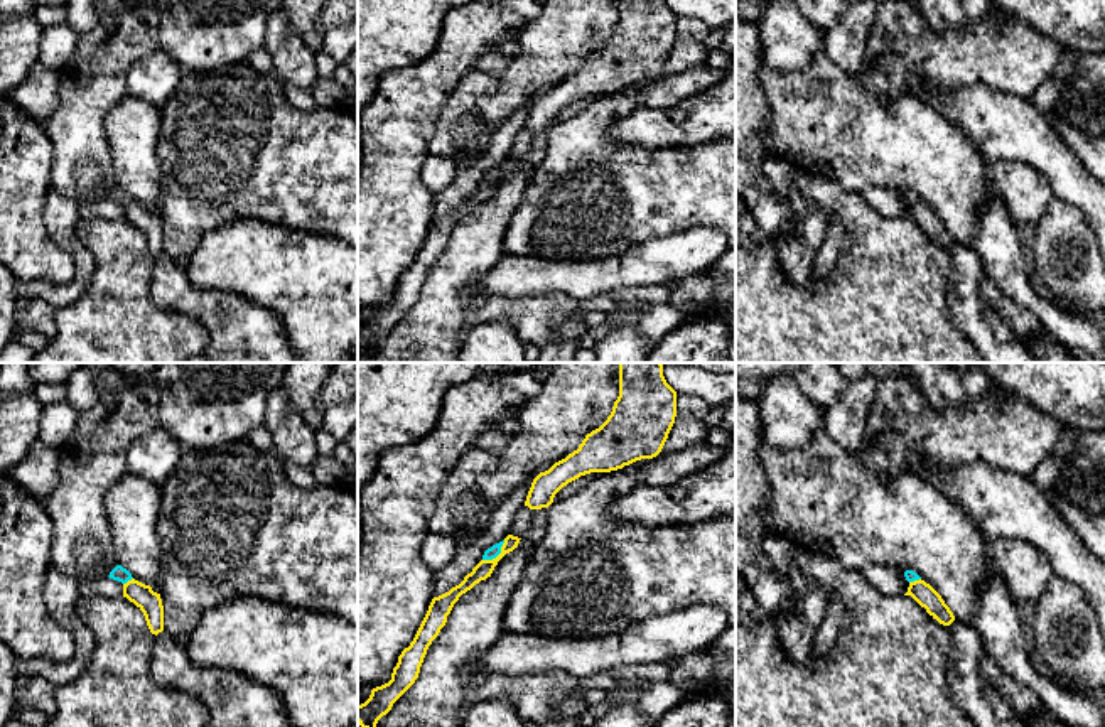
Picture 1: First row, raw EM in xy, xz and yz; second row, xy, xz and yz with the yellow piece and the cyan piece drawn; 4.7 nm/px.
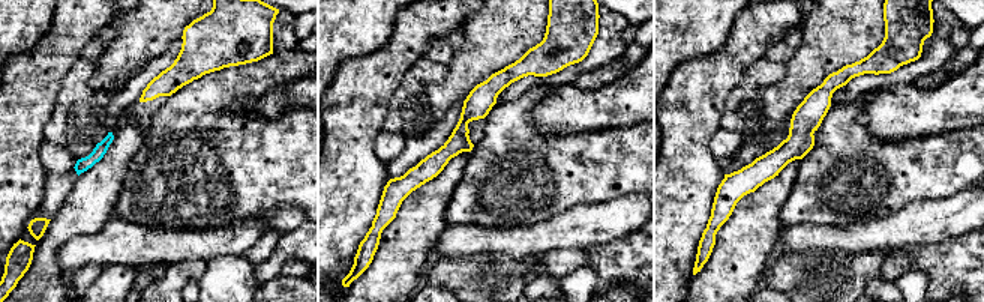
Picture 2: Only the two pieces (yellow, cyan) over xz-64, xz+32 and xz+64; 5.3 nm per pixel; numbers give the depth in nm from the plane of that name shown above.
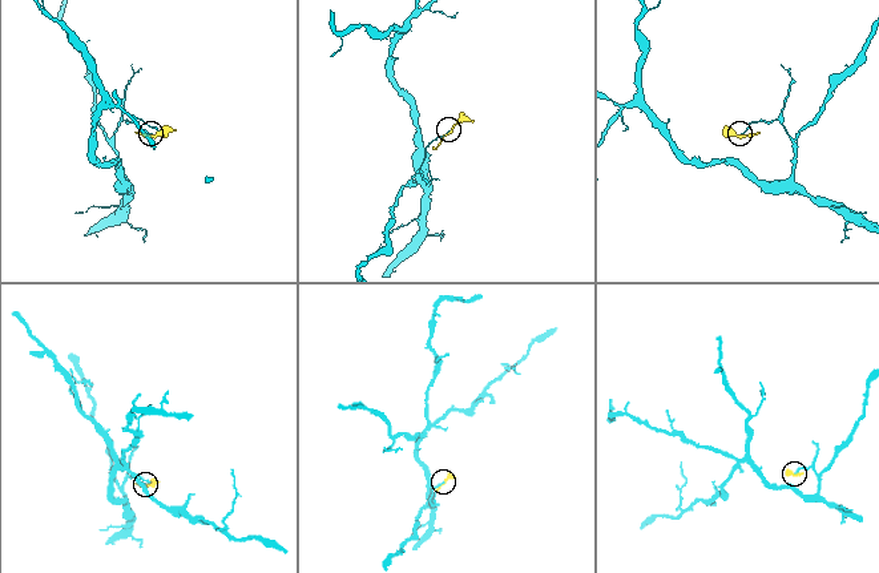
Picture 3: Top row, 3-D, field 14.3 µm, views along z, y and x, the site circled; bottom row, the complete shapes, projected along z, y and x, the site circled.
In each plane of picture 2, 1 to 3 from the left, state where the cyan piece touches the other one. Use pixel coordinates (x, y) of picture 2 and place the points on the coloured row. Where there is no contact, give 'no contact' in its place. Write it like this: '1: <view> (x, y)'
1: no contact
2: no contact
3: no contact

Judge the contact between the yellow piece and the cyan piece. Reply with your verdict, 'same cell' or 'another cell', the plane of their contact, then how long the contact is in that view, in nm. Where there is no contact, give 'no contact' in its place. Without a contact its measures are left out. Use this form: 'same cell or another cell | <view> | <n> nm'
another cell | xz | 150 nm

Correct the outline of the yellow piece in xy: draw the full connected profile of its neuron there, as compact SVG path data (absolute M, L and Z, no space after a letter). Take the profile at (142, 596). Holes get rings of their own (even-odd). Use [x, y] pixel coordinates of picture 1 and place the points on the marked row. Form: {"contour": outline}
{"contour": "M132 579L123 584L123 597L127 597L143 612L152 634L157 636L164 631L164 606L160 594L154 592L150 585Z"}

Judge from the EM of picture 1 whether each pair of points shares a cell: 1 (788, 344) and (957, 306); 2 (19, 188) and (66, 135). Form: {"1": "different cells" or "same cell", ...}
{"1": "different cells", "2": "different cells"}

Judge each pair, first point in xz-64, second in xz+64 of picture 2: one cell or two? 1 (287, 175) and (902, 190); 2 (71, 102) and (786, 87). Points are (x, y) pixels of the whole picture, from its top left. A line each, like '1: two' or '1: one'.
1: one
2: two

